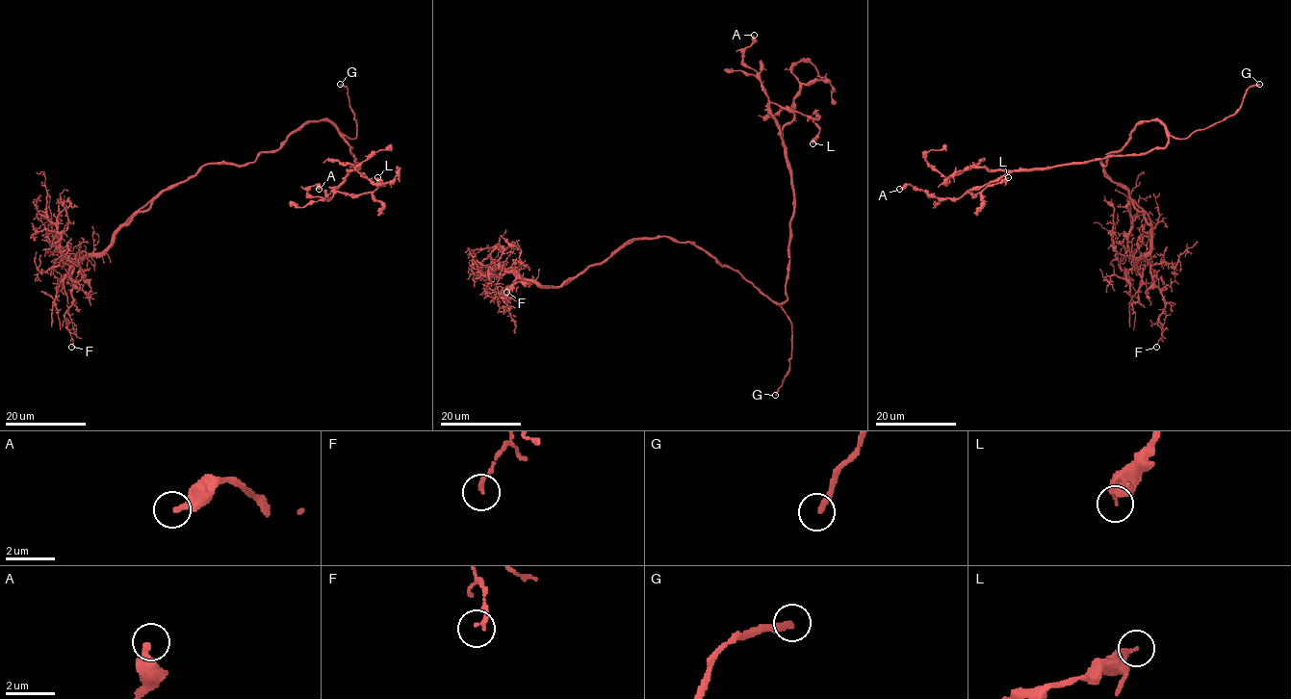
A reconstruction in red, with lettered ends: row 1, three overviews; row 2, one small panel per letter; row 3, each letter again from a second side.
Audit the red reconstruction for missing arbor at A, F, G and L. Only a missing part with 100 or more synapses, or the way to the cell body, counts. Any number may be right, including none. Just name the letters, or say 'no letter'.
G

